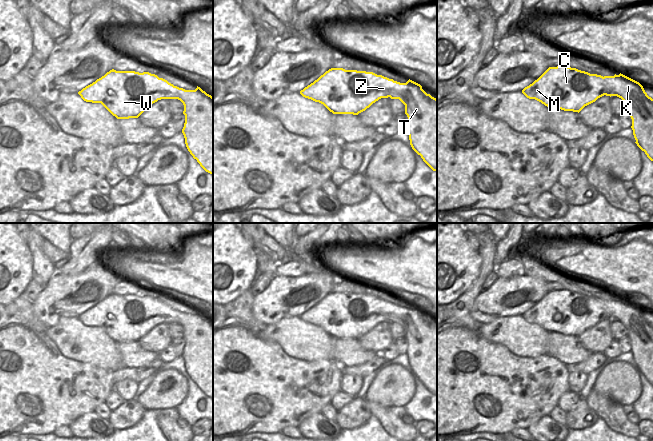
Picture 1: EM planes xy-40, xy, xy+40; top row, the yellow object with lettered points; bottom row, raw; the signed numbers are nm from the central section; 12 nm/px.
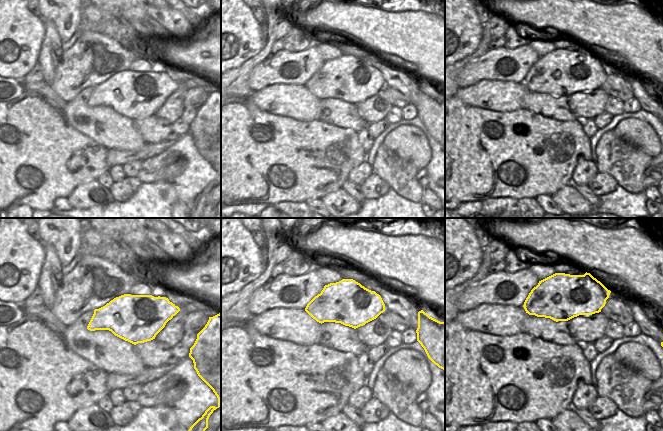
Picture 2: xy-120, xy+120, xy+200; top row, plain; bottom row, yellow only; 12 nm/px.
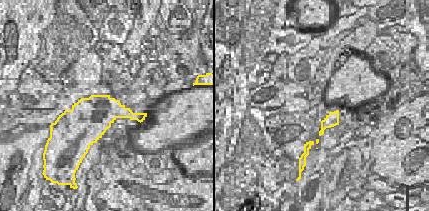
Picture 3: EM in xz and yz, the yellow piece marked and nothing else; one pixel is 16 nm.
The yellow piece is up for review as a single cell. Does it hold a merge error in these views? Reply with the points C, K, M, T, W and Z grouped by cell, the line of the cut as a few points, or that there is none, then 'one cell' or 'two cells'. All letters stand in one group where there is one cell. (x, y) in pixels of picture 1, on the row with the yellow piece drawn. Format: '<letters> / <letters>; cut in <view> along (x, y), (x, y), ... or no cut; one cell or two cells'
C M W Z / K T; cut in xy+40 along (603, 77), (613, 95); two cells

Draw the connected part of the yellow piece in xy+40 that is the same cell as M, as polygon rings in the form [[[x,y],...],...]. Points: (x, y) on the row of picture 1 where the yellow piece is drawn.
[[[568,66],[549,67],[522,93],[549,108],[578,113],[604,95],[613,96],[603,76]]]

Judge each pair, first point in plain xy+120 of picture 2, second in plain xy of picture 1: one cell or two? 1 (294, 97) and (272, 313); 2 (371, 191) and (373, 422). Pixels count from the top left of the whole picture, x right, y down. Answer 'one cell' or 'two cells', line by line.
1: two cells
2: two cells

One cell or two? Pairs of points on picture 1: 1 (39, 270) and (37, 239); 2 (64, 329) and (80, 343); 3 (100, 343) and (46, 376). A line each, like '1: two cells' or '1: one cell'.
1: one cell
2: one cell
3: two cells

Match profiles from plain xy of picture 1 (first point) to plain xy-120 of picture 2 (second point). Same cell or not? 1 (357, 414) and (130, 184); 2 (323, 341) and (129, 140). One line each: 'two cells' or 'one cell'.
1: one cell
2: one cell

